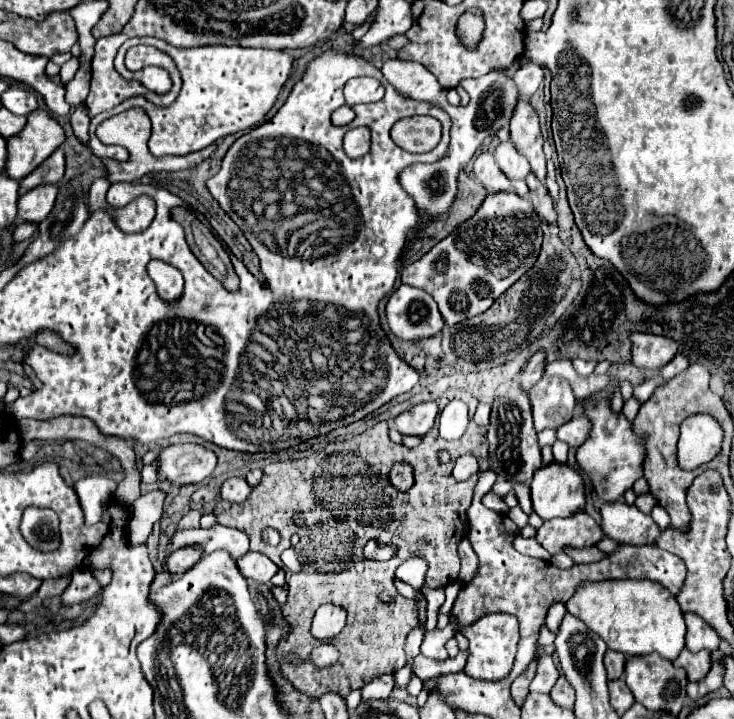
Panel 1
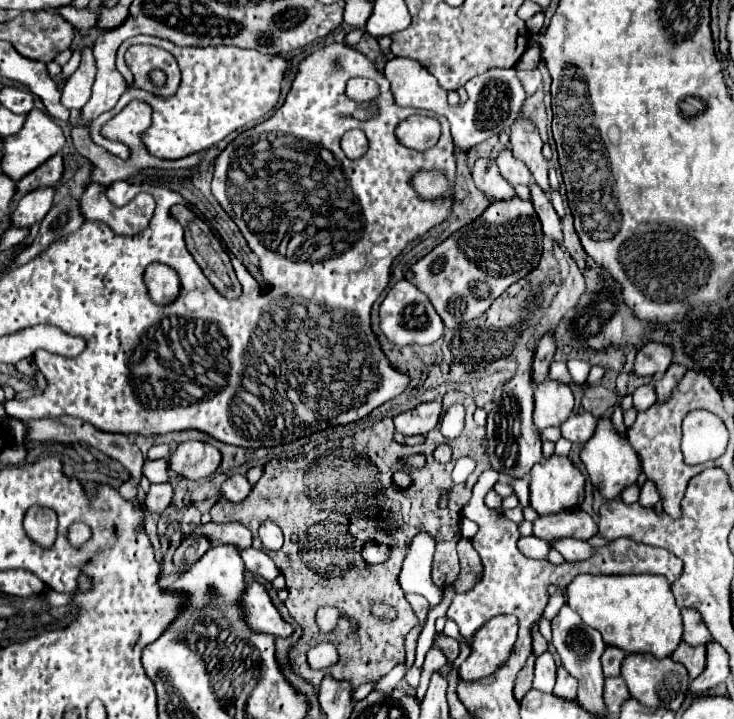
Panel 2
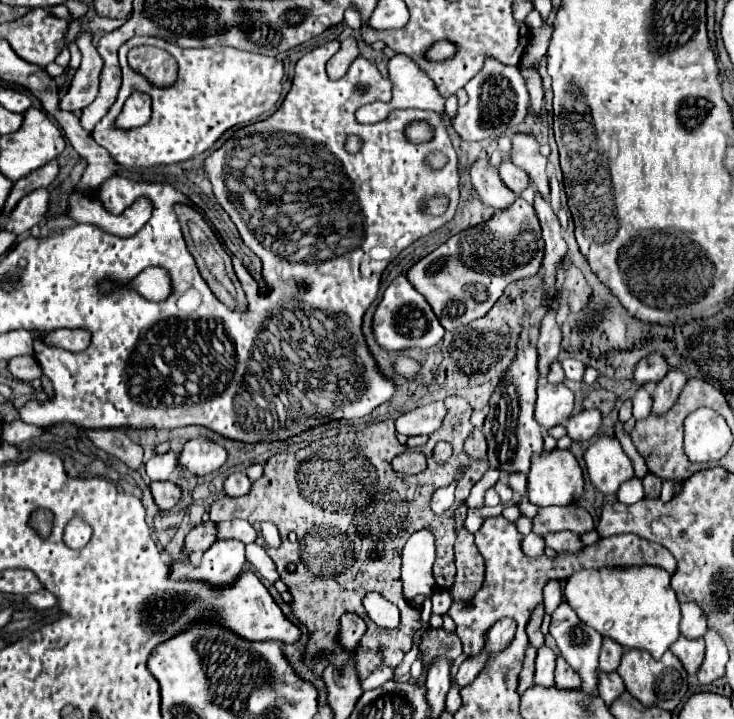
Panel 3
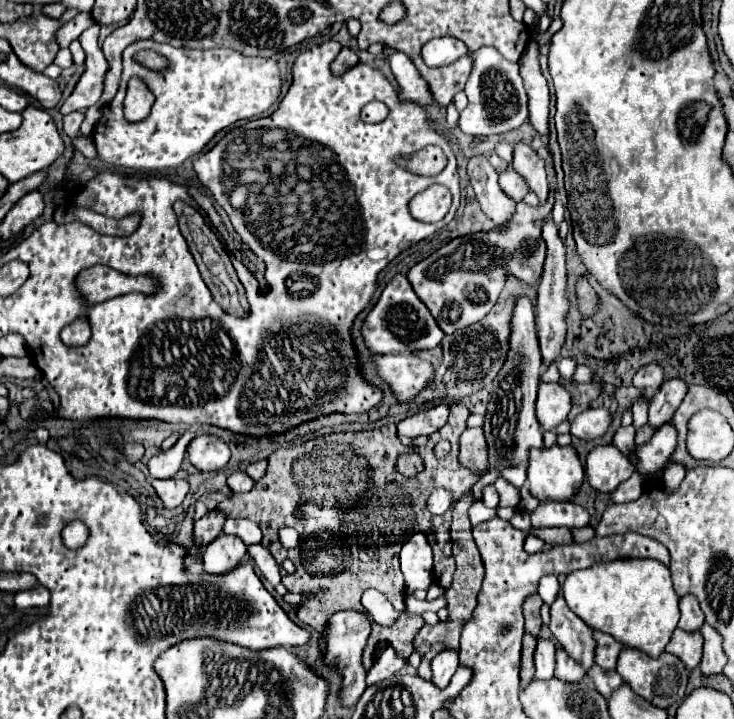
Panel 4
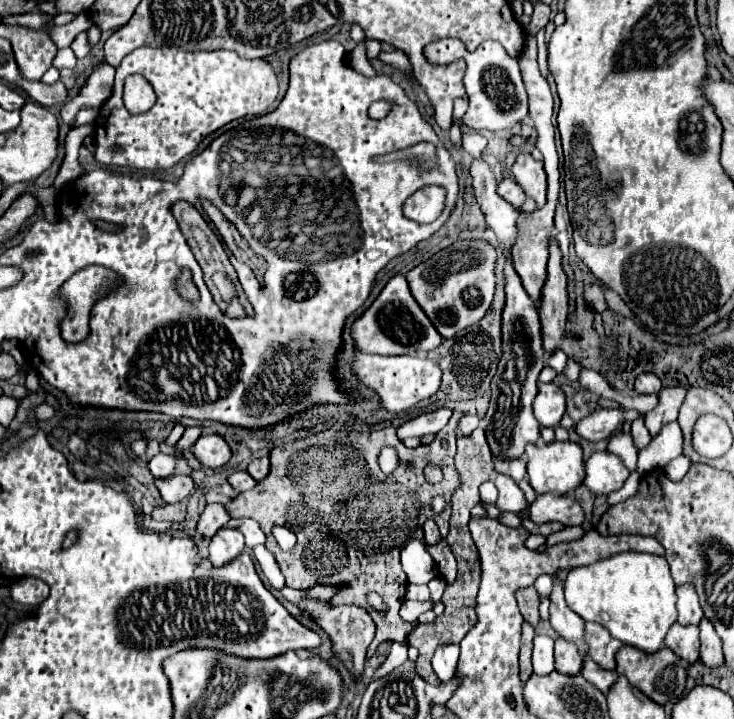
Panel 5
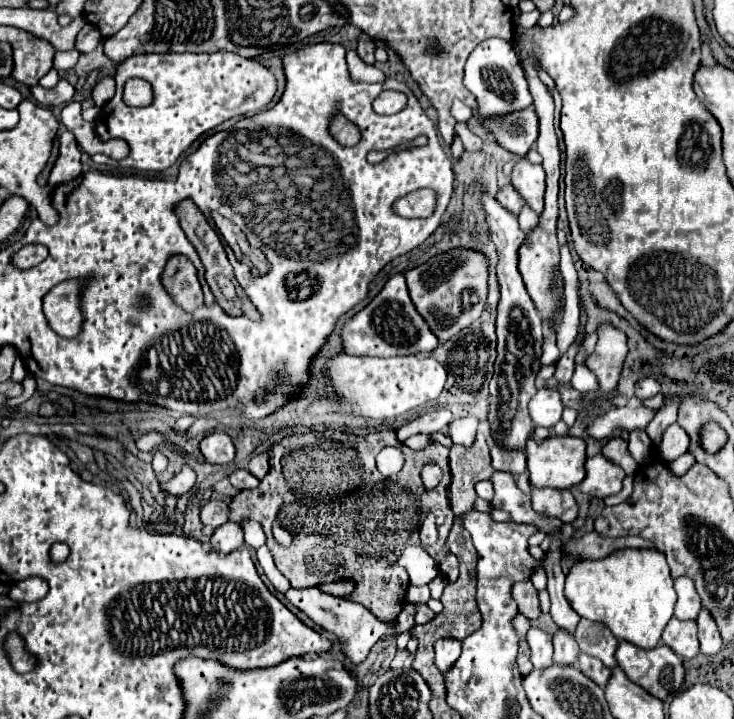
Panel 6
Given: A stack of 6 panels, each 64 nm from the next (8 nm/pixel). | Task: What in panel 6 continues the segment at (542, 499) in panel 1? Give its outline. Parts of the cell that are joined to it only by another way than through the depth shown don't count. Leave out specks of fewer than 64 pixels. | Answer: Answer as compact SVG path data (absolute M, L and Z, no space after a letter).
M550 436L544 442L536 442L534 438L526 444L526 458L528 458L528 472L530 472L530 484L534 488L556 488L556 490L568 490L576 484L580 484L586 476L584 462L586 462L586 444L582 438L574 436Z

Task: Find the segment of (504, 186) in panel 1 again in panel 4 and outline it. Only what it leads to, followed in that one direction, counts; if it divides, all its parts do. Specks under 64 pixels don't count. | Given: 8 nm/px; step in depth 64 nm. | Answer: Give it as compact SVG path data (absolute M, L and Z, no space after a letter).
M474 156L468 162L470 184L476 192L476 200L482 210L494 220L494 224L504 224L512 218L516 202L498 186L498 172L488 162L486 156Z

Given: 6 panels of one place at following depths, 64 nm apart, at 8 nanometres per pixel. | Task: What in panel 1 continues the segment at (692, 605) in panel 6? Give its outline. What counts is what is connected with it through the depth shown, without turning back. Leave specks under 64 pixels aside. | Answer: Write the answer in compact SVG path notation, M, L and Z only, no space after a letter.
M686 614L686 626L688 626L688 632L686 632L686 648L690 652L700 652L700 650L708 650L708 652L714 652L718 648L718 634L716 630L700 620L700 616L692 616L692 614Z

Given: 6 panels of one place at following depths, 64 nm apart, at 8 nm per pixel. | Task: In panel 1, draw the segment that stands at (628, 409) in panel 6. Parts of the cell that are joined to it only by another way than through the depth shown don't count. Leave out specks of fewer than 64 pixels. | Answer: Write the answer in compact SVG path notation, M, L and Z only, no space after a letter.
M574 416L556 430L556 436L570 448L578 448L588 438L588 420L584 420L584 416Z

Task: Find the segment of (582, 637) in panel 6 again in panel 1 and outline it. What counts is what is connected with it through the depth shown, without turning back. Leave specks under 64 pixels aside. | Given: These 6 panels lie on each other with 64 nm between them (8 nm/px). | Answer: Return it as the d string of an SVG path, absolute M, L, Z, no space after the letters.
M606 652L604 654L604 666L608 672L608 680L618 680L624 674L626 656L620 656L620 652Z

